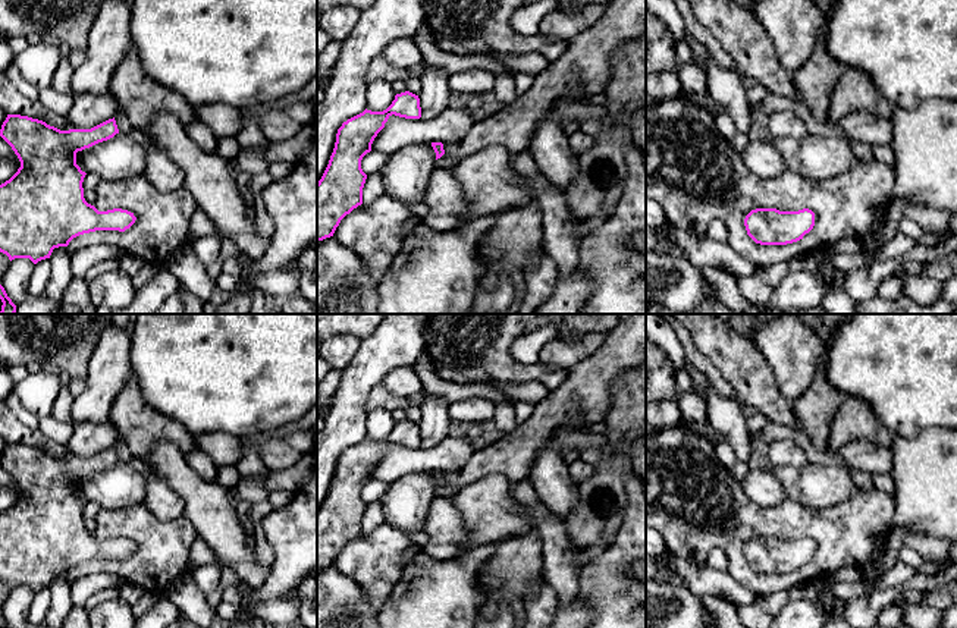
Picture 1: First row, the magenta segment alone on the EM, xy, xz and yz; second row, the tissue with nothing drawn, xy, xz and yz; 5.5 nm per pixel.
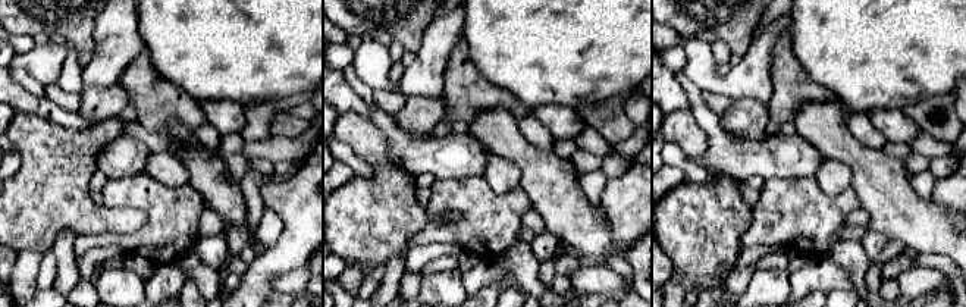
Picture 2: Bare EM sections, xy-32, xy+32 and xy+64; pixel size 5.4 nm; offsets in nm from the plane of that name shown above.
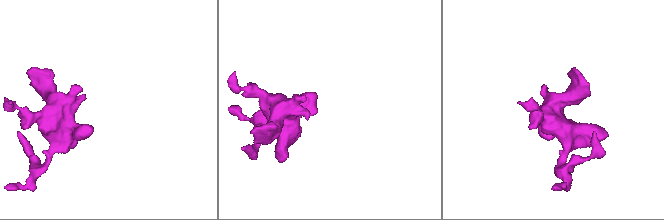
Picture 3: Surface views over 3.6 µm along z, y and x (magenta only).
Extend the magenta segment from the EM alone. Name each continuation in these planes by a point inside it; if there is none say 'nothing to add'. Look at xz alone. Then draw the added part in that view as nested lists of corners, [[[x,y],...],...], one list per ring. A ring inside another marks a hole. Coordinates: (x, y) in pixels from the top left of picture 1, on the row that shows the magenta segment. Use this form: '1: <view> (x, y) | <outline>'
1: xz (587, 55) | [[[612,0],[606,4],[603,18],[589,29],[575,34],[564,44],[562,54],[549,66],[534,75],[531,88],[503,106],[492,116],[477,120],[459,142],[454,156],[443,154],[436,160],[437,167],[452,170],[462,158],[487,147],[502,145],[515,157],[528,148],[537,122],[550,116],[561,98],[593,97],[605,92],[612,79],[611,54],[625,41],[640,37],[646,29],[646,0]]]

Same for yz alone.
nothing to add

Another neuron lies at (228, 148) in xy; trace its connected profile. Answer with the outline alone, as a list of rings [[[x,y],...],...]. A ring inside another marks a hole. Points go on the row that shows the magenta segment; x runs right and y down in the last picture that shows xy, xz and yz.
[[[235,136],[217,138],[216,154],[225,160],[233,160],[241,153],[241,145]]]

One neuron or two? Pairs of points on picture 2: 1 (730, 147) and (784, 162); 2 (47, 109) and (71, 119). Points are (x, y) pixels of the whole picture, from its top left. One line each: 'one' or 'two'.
1: one
2: one

